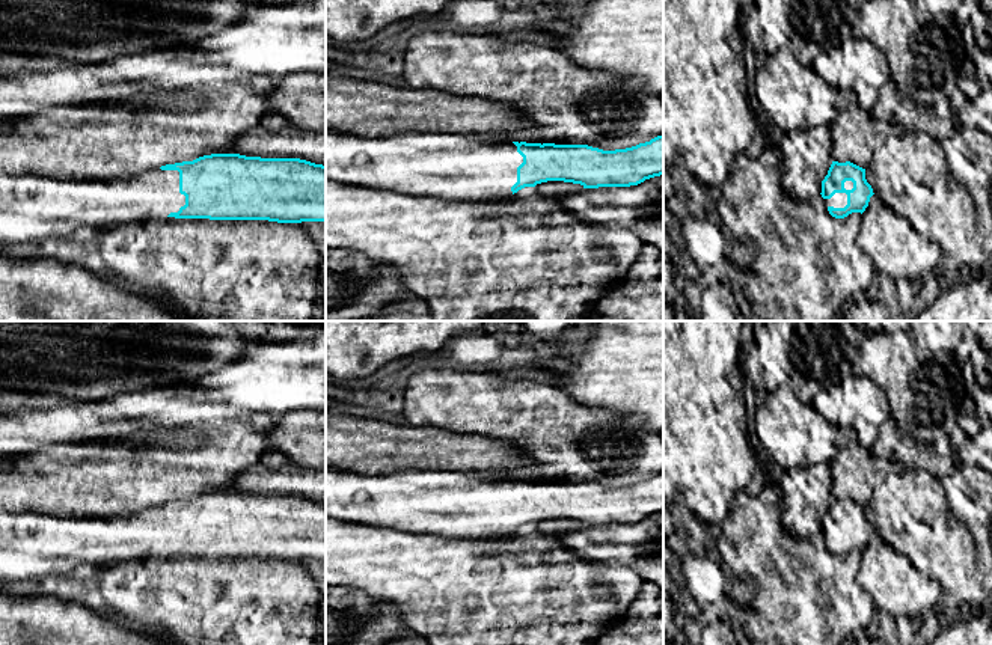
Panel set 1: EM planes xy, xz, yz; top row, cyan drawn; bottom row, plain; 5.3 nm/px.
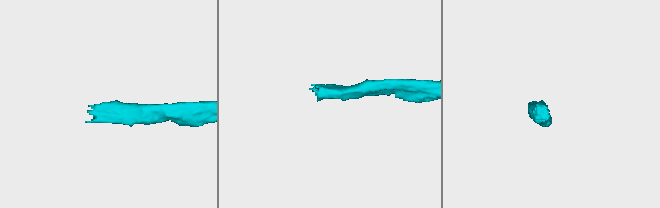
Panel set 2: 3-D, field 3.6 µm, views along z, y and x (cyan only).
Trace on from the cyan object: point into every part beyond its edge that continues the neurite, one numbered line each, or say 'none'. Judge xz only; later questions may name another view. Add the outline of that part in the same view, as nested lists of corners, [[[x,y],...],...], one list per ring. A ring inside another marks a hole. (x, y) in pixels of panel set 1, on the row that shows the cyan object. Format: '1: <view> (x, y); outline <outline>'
1: xz (454, 168); outline [[[326,130],[326,179],[406,196],[434,196],[452,202],[507,199],[513,194],[522,163],[514,143],[488,143],[469,134],[362,137]]]

